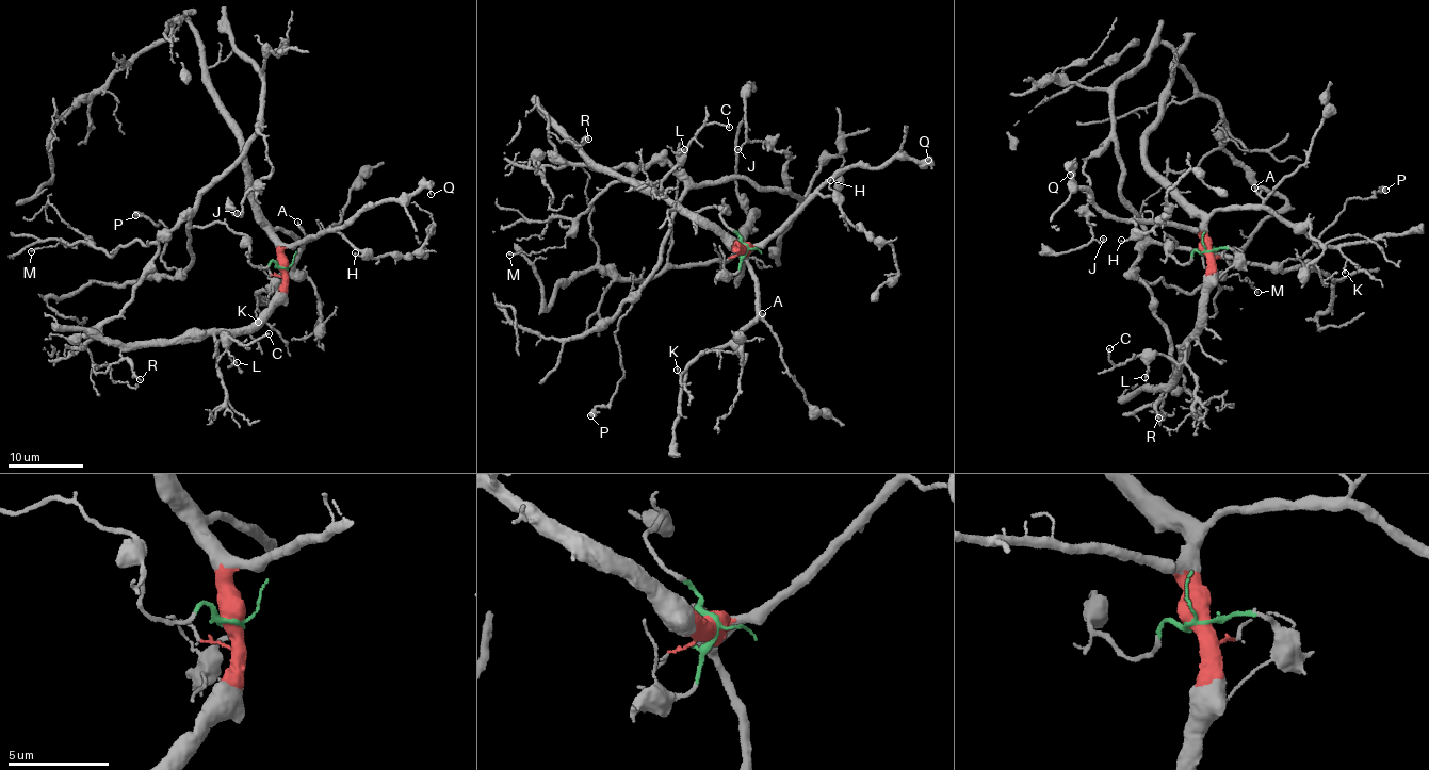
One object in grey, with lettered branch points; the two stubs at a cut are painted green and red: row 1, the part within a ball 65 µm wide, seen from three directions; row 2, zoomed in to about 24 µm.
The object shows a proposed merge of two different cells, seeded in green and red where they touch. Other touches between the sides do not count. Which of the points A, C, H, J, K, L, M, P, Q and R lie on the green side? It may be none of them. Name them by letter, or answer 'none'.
J, M, P

